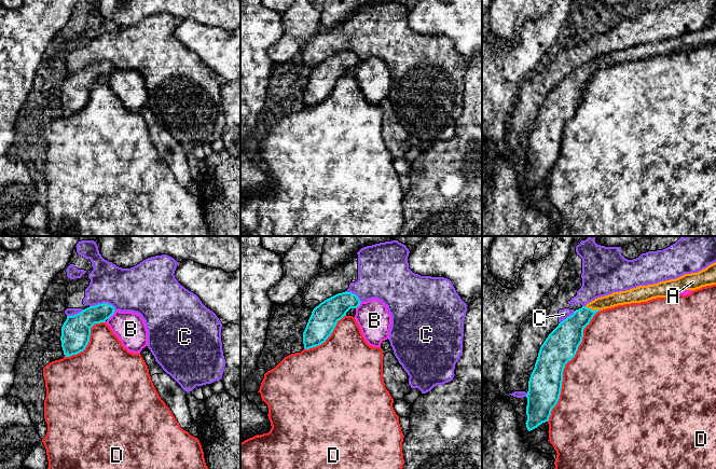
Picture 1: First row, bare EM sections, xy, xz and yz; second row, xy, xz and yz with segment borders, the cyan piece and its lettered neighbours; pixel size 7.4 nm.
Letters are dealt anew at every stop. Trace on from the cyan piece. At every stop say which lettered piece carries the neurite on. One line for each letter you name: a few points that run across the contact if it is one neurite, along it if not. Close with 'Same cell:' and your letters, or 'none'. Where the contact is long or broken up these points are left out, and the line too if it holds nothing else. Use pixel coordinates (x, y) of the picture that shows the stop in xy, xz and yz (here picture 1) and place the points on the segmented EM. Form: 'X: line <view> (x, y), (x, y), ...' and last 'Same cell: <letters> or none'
A: line yz (568, 334), (591, 309), (597, 304), (621, 298)
Same cell: A

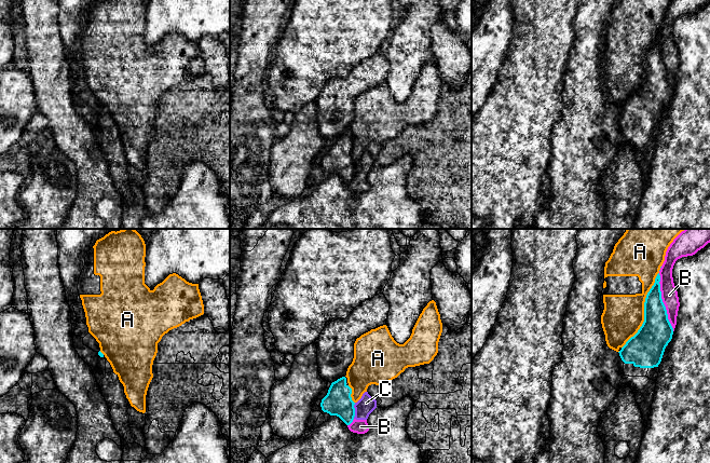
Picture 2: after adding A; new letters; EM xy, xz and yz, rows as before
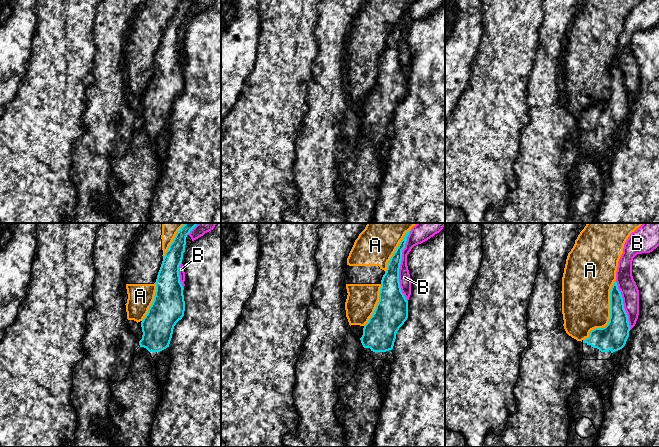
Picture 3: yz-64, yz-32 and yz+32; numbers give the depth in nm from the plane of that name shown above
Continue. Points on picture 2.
Same cell: none

